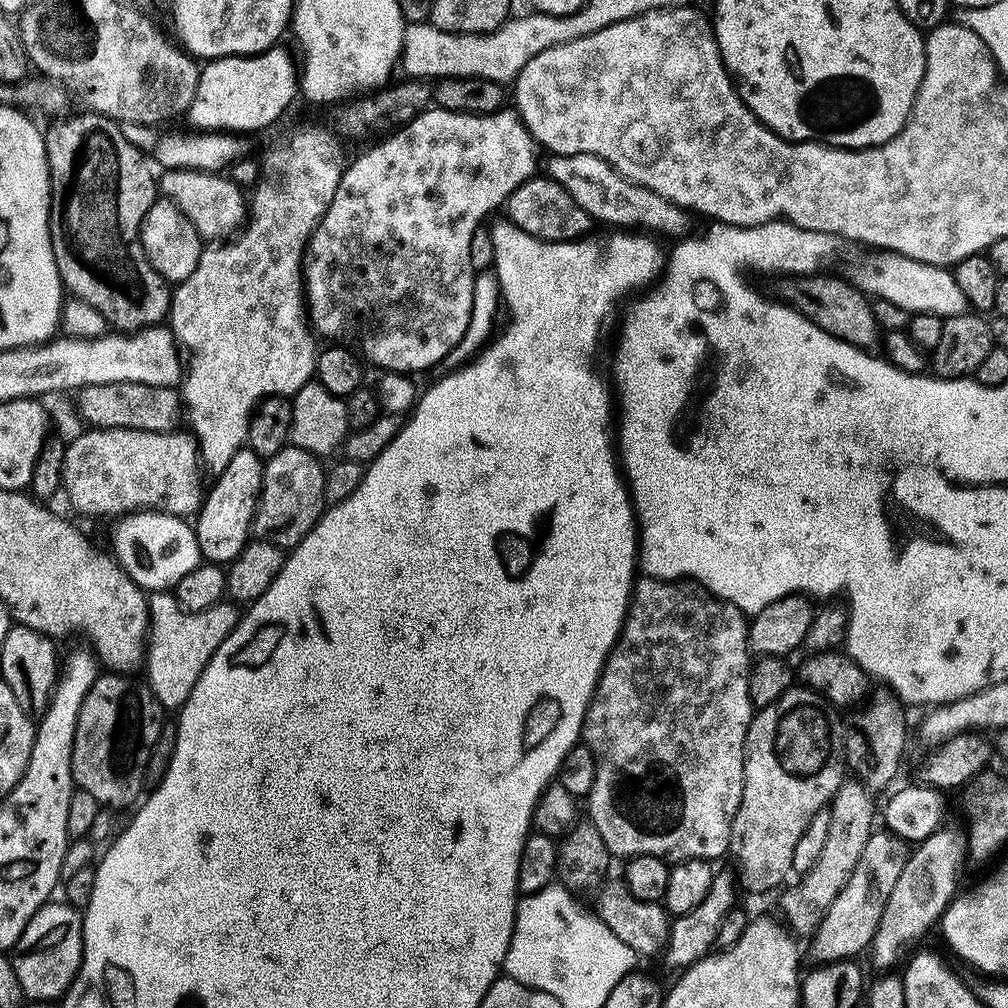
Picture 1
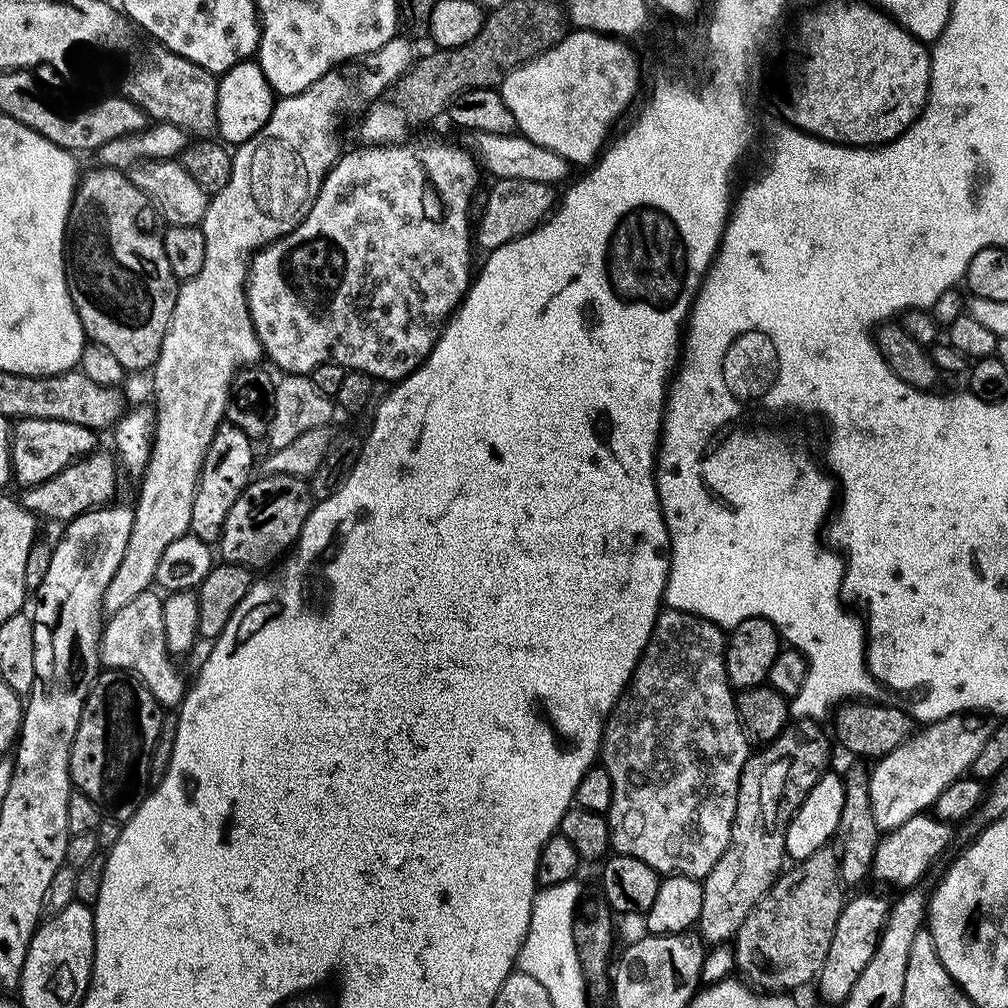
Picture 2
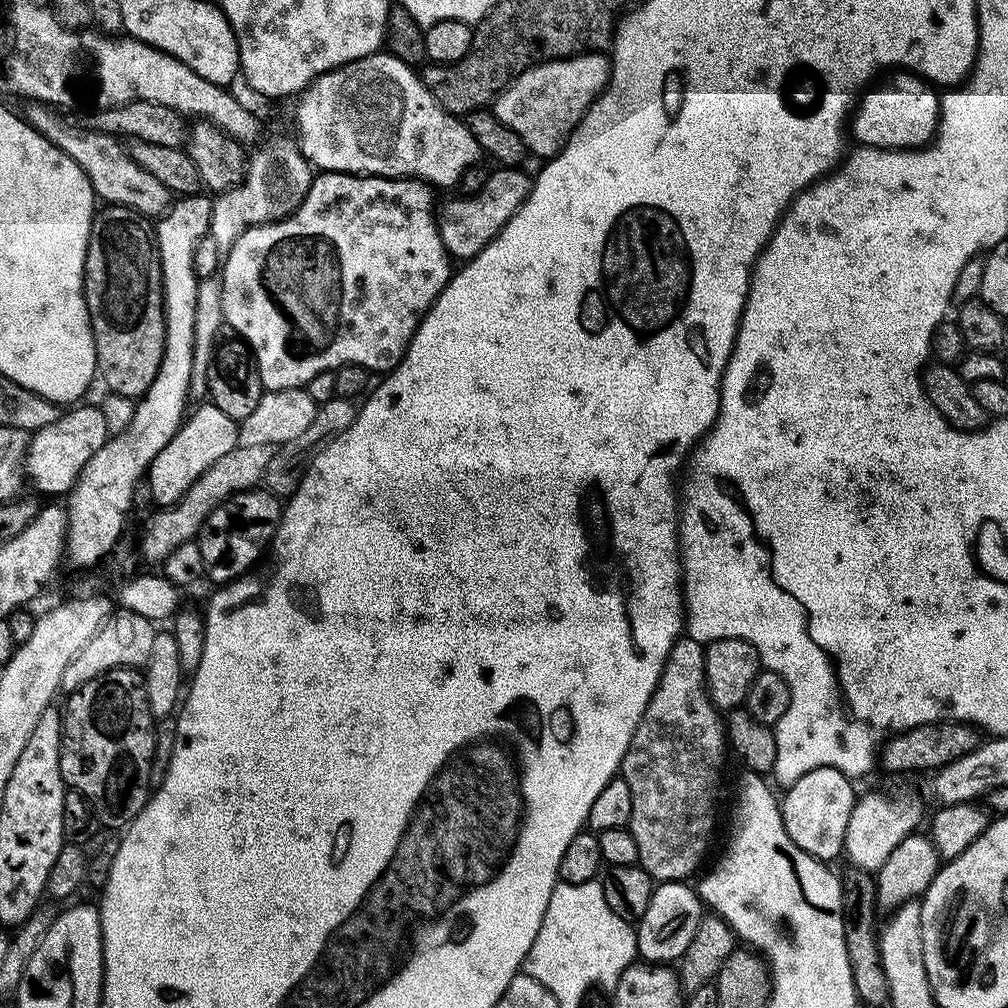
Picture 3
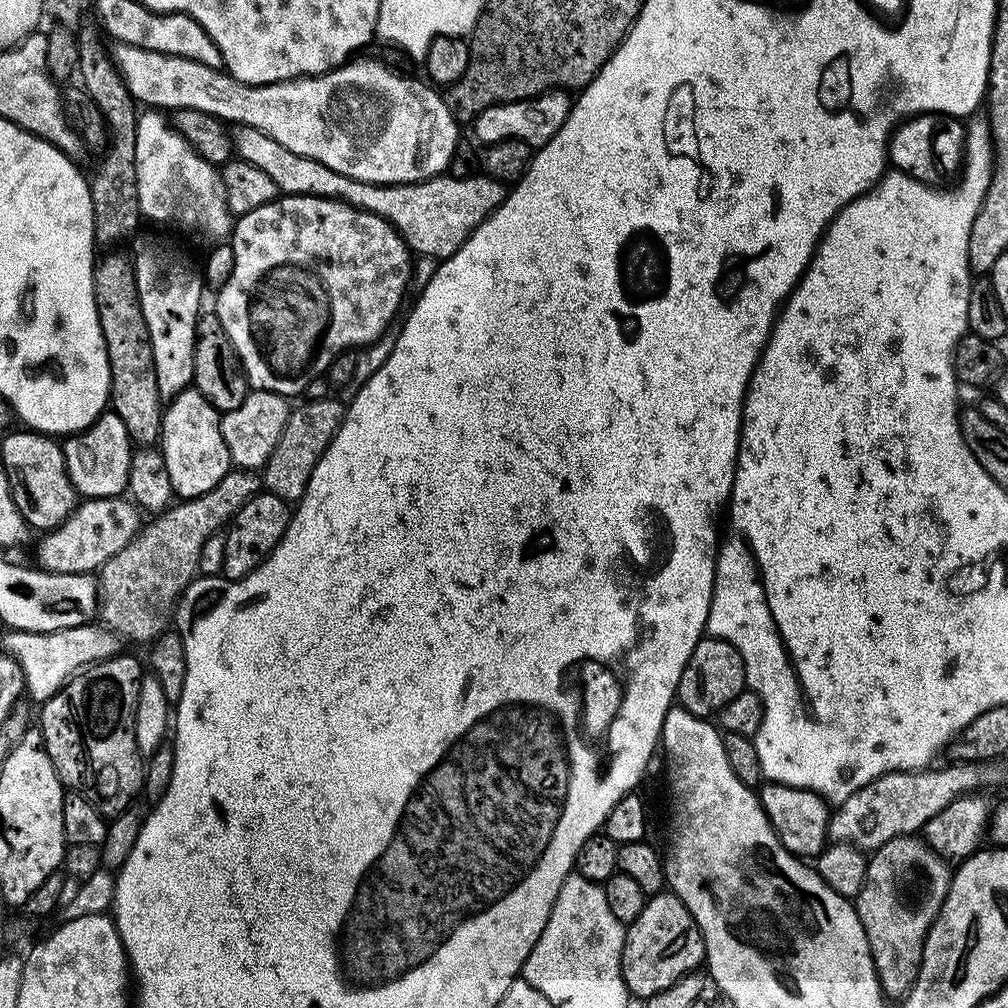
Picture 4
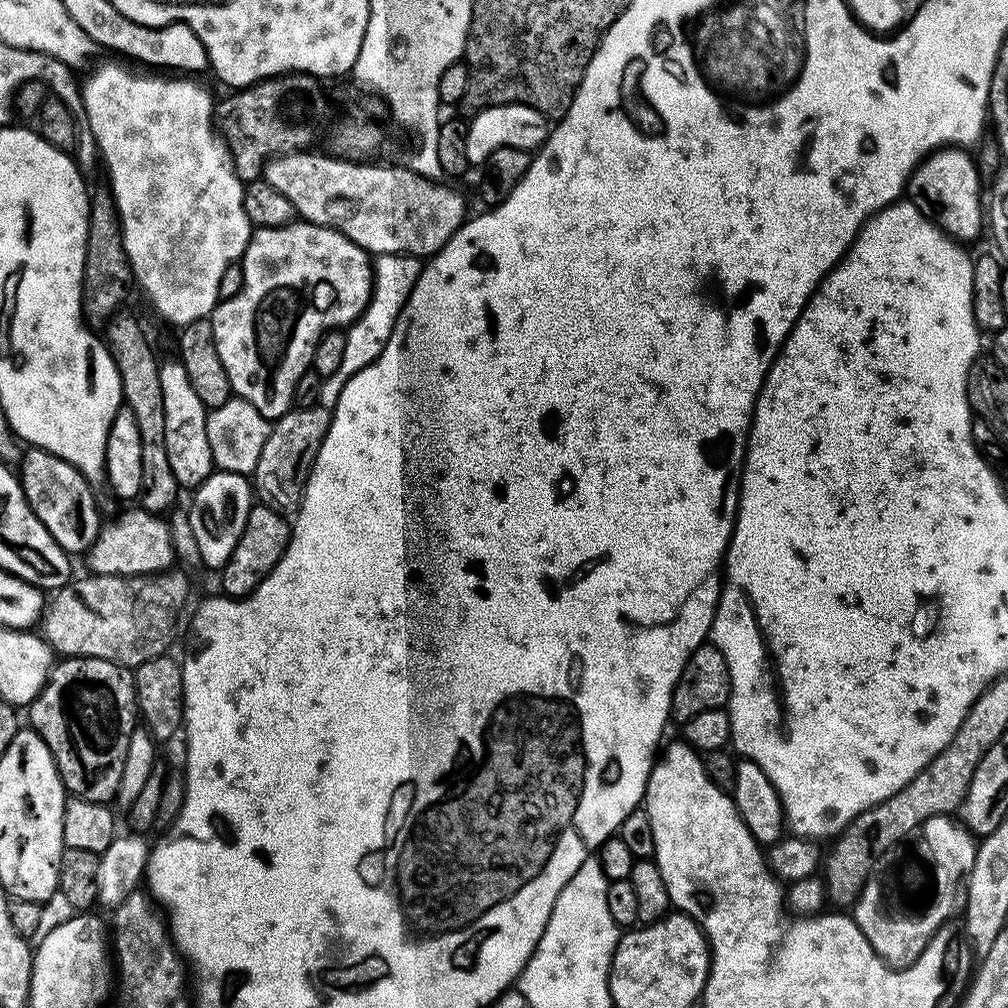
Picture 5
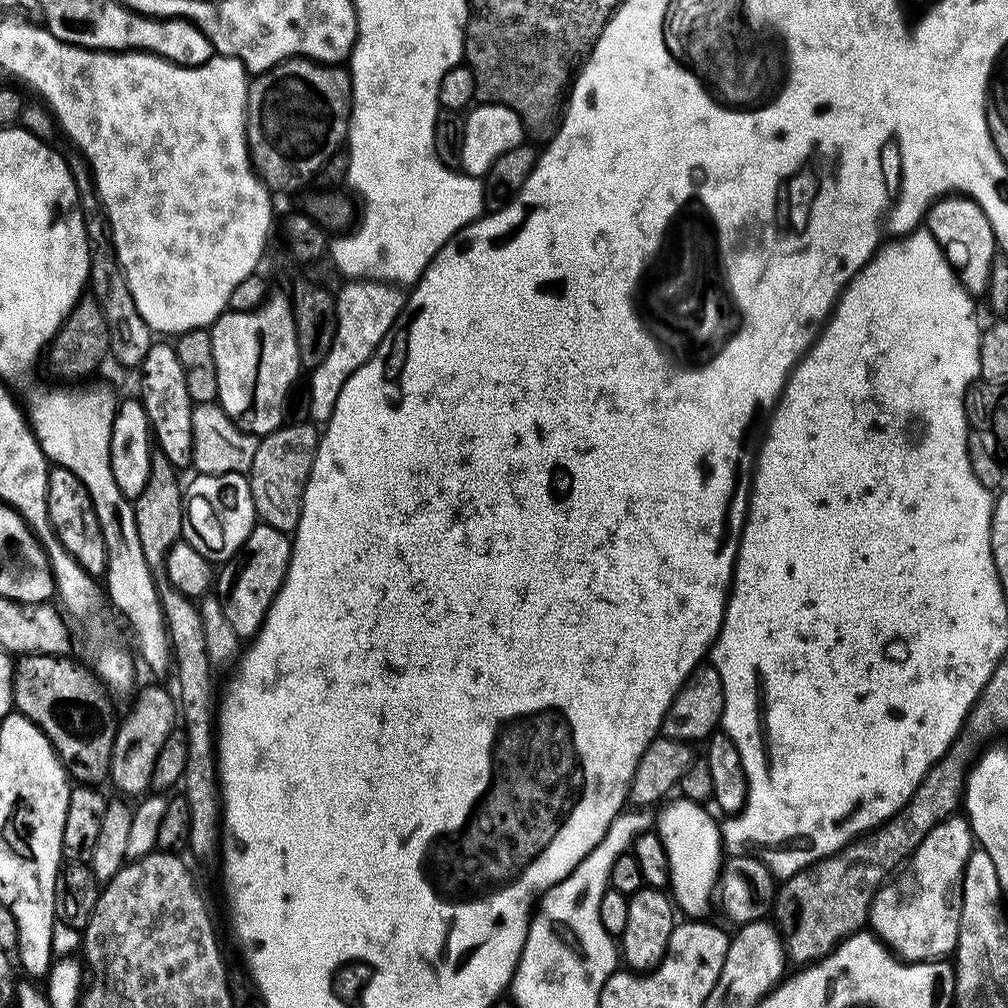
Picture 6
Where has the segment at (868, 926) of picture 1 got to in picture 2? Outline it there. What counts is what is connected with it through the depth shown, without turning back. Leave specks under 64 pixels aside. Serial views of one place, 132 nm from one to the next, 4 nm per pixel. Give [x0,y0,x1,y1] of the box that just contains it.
[871,814,953,889]

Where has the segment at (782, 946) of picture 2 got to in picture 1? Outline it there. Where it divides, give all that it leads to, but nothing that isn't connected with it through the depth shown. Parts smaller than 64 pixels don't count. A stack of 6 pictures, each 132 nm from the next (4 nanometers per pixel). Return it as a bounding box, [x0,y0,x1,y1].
[779,779,878,938]

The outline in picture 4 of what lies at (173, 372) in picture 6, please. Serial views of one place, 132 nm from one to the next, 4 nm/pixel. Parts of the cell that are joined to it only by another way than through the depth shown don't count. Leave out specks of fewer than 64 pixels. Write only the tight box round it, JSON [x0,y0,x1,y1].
[158,386,230,498]

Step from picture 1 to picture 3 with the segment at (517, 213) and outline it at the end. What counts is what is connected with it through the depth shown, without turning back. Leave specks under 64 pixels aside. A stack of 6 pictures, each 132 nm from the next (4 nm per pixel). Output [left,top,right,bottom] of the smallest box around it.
[438,166,532,262]

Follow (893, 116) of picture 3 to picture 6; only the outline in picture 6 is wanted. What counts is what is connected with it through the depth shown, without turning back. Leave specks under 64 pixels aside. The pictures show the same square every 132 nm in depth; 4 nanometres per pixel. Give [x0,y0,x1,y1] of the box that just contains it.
[926,194,998,298]

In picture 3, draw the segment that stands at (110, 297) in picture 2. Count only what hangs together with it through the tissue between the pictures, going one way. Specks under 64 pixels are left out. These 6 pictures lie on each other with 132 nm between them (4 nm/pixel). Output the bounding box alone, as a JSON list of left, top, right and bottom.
[84,206,166,398]

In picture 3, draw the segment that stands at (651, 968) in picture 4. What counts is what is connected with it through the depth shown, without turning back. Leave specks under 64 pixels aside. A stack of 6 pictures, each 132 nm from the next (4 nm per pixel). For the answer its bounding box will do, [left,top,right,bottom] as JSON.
[635,880,702,966]

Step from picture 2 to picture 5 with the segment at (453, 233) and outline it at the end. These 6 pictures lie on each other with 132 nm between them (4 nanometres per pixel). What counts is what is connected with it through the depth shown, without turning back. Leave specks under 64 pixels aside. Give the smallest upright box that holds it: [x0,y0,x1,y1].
[210,219,373,422]

